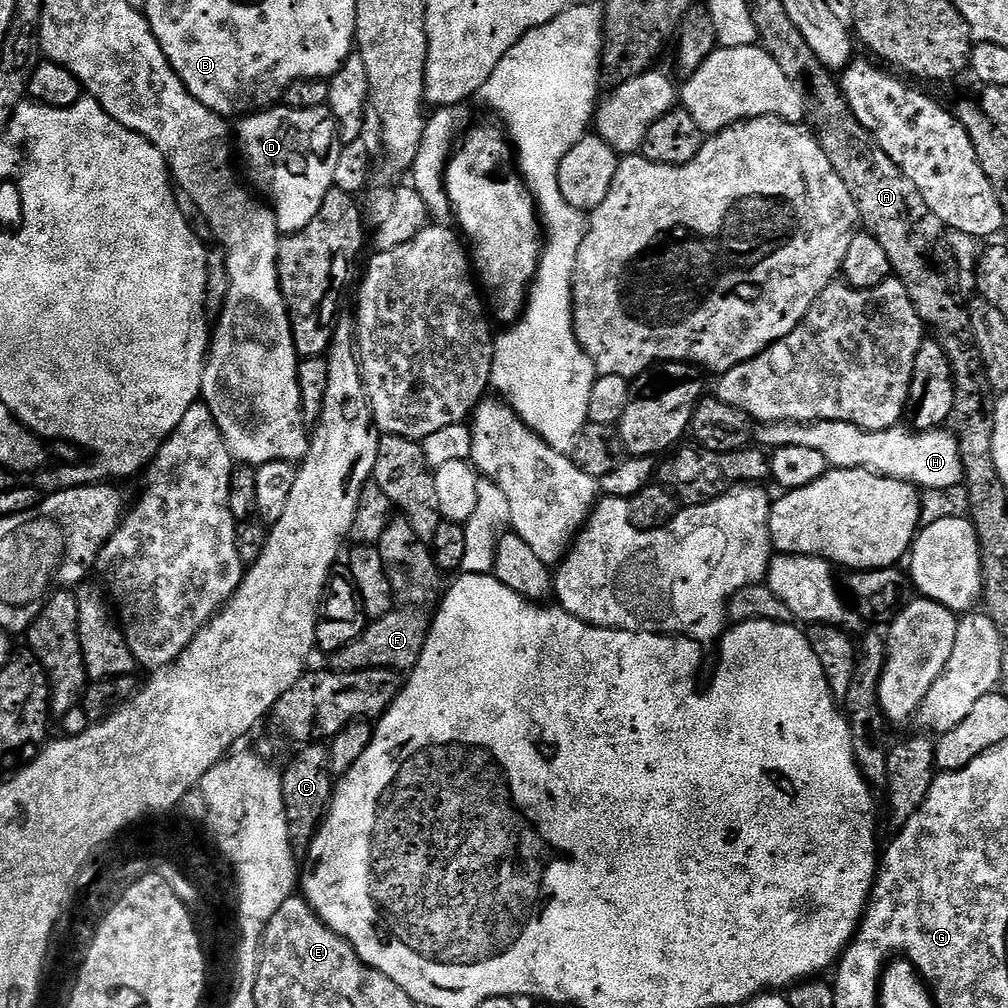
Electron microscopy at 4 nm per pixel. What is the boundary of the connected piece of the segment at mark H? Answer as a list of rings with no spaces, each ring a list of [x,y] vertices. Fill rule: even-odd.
[[[818,420],[814,424],[766,424],[757,427],[755,439],[765,449],[806,447],[816,450],[833,468],[865,468],[880,476],[905,480],[921,490],[927,488],[952,488],[964,479],[964,457],[960,454],[960,442],[948,430],[915,432],[907,427],[887,428],[885,432],[865,432],[864,429],[838,422]],[[764,444],[765,445],[764,445]],[[768,447],[768,448],[767,448]]]

